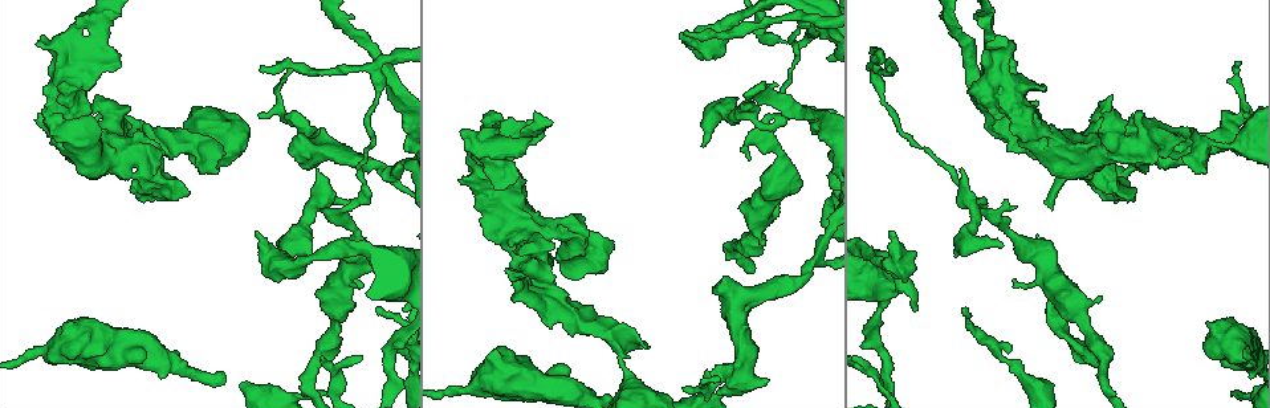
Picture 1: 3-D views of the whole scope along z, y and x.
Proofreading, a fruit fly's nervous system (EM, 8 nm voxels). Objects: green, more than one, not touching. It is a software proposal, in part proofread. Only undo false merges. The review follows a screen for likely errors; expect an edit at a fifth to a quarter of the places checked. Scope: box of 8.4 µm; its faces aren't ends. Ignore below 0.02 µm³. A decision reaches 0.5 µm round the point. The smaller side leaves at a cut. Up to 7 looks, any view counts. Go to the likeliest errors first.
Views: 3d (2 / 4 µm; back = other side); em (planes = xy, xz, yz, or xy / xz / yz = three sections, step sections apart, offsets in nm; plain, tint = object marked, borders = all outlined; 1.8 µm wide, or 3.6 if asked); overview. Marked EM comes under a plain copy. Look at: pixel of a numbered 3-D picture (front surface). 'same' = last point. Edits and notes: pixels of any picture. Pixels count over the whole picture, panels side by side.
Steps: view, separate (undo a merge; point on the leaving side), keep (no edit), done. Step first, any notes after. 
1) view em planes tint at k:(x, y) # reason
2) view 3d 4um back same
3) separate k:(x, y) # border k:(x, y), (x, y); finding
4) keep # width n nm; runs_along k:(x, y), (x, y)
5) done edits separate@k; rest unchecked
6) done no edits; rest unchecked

view em xz step 8 tint at 1:(981, 207) # thick turns thin

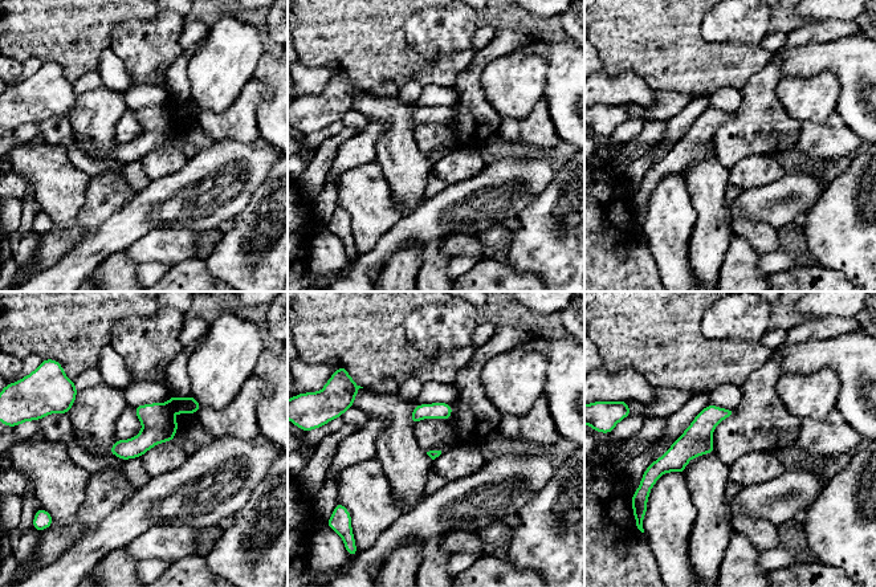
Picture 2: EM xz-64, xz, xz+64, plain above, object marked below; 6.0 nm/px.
separate 2:(190, 404) # width 50 nm; border 2:(167, 403), (171, 410); a second neuron is stuck on

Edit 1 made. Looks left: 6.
view overview

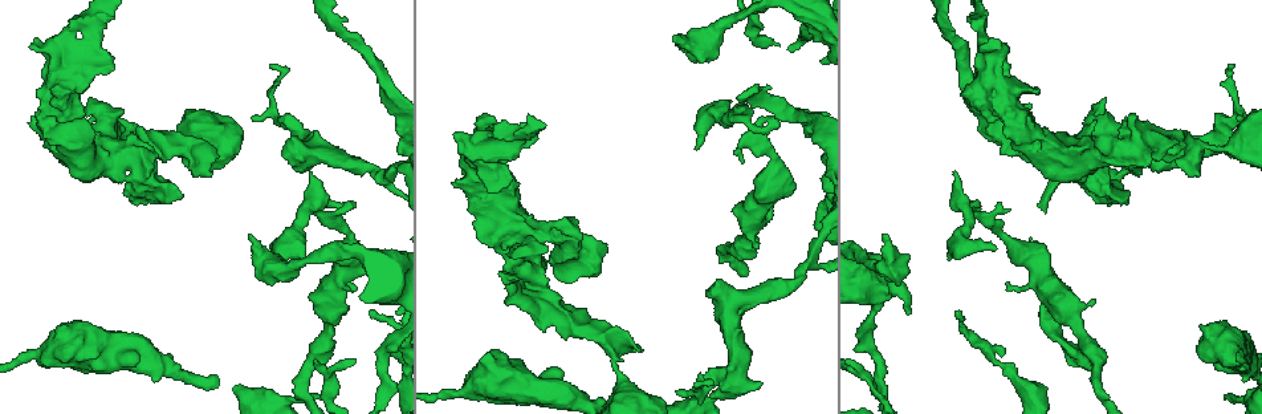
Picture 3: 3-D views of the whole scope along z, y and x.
view em planes borders at 3:(331, 309) # sudden change in width

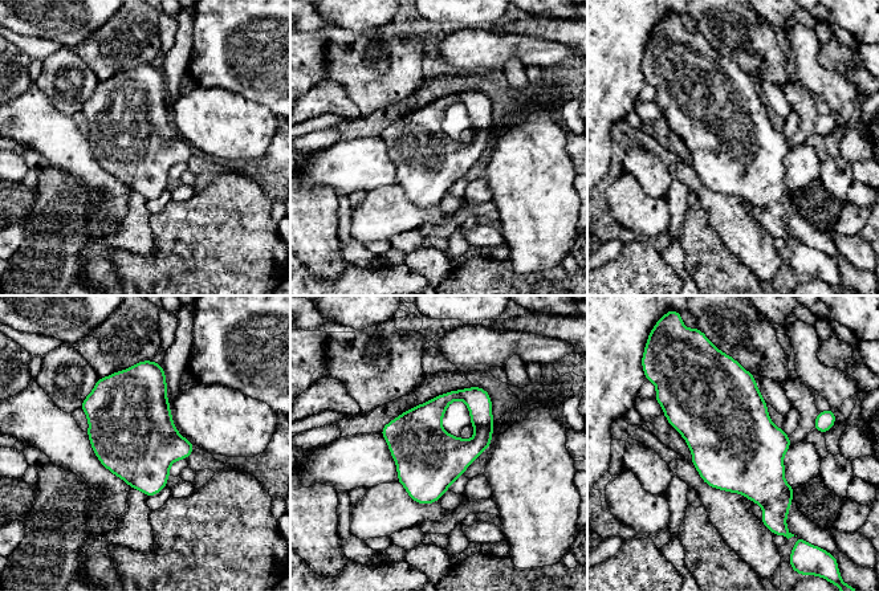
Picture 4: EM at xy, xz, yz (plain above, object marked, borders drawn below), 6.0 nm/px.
keep # one neuron here

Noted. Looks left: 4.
view em xz step 4 tint at 3:(384, 182)

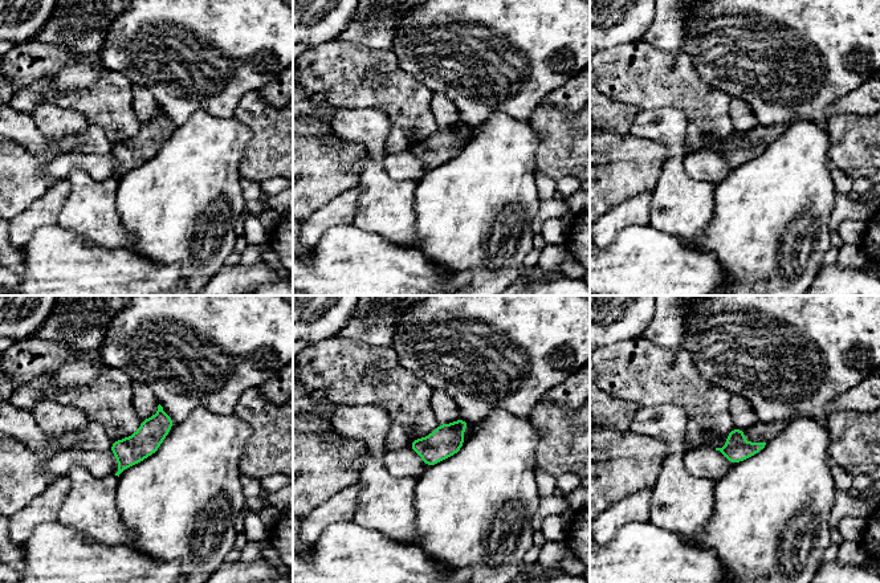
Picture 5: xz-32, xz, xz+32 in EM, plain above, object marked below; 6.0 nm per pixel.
view em planes borders same

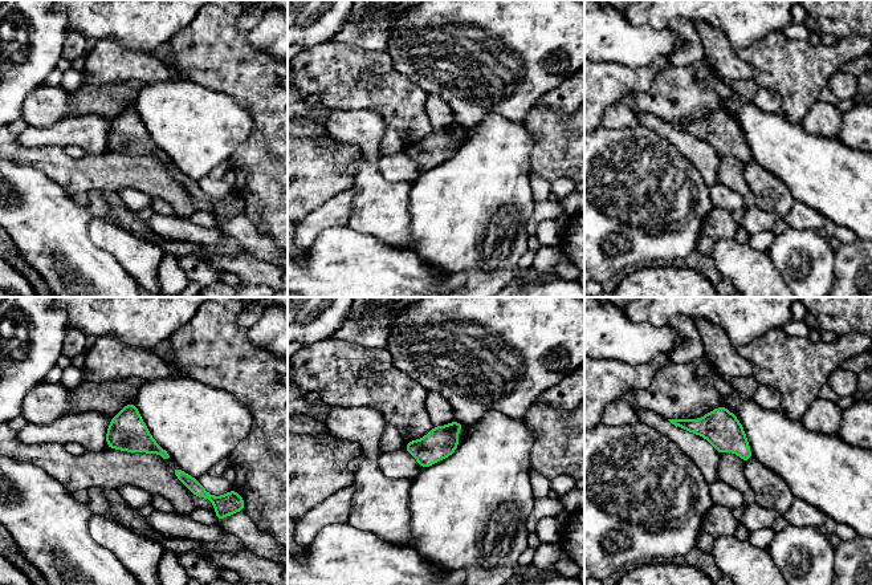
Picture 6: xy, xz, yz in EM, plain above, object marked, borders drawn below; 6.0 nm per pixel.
keep # all the same neuron

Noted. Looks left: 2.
done edits separate@2; rest unchecked

